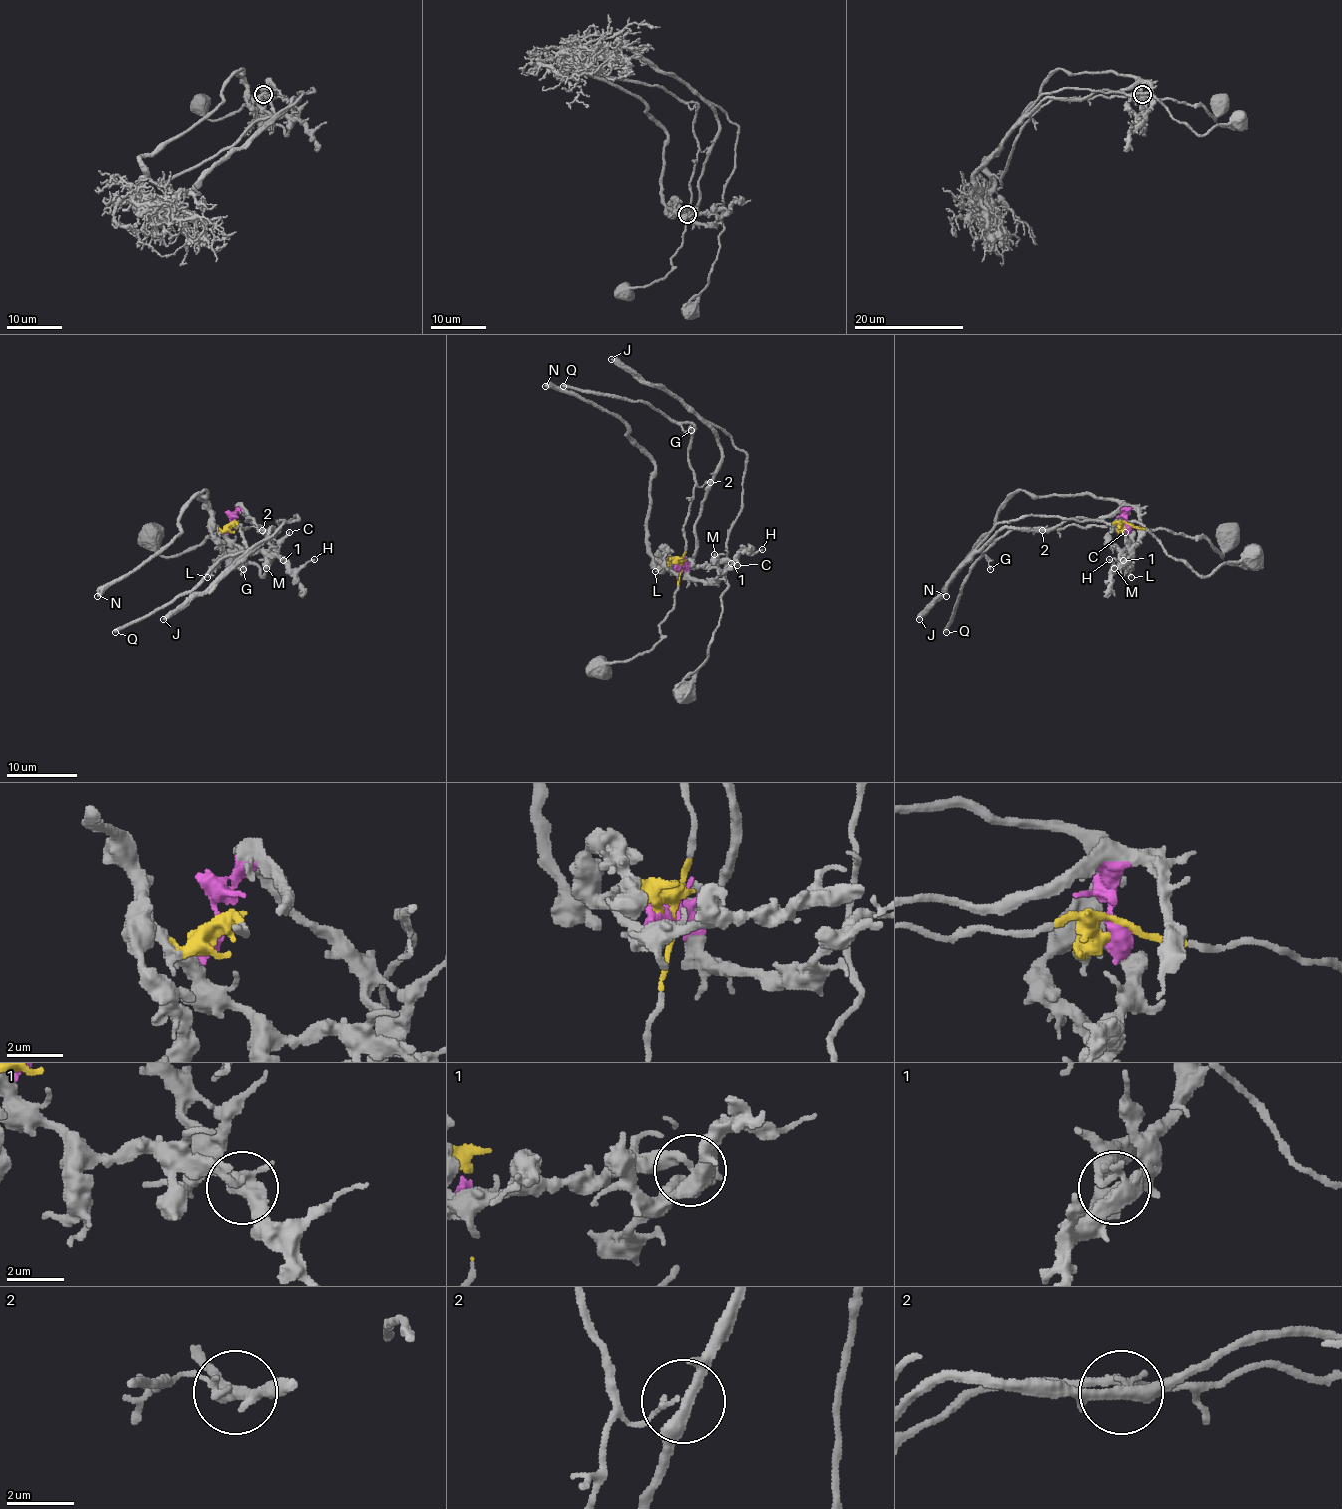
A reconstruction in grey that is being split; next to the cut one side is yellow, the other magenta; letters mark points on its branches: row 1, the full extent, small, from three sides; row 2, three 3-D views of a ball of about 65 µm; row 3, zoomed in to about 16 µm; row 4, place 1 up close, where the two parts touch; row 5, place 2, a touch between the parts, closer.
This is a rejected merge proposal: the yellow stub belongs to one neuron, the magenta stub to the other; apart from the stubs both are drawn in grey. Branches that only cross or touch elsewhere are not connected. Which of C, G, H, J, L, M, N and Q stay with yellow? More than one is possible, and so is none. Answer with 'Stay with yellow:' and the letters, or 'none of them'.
Stay with yellow: G, L, N, Q

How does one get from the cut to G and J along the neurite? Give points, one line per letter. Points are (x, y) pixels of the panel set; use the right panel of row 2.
G: (1128, 523), (1013, 528), (982, 553), (991, 560), (988, 562), (990, 569)
J: (1128, 523), (1126, 514), (1119, 511), (1094, 520), (1070, 518), (1045, 530), (1002, 527), (952, 576), (918, 619)

